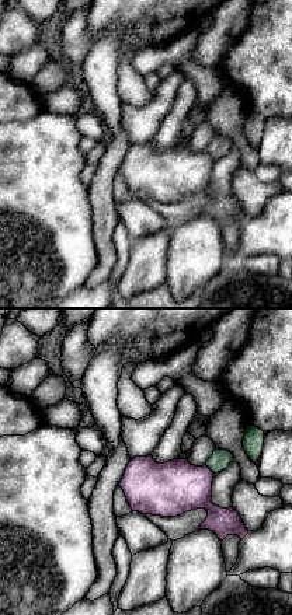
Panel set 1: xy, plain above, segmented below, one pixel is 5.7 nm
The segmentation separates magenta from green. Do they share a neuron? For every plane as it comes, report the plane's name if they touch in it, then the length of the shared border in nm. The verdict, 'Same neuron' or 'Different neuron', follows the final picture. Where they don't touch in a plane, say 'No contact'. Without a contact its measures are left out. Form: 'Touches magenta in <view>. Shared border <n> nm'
Touches magenta in xy. Shared border 80 nm

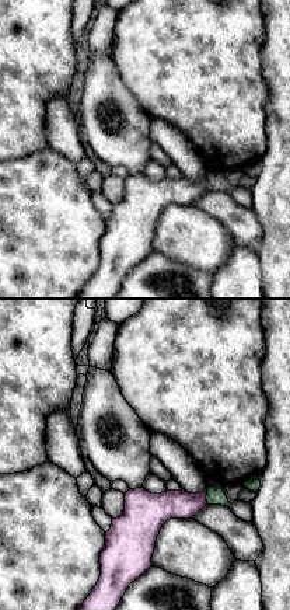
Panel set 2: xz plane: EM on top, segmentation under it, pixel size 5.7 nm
Touches magenta in xz. Shared border 90 nm

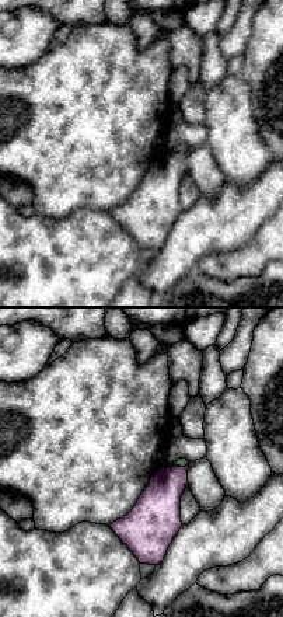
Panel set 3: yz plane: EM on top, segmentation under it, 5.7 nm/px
Touches magenta in yz. Shared border 80 nm

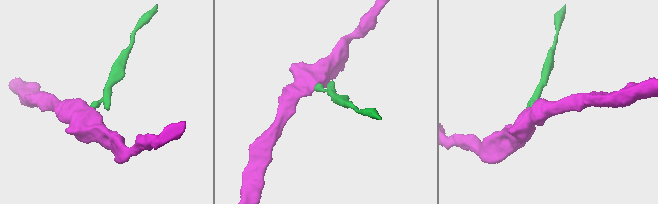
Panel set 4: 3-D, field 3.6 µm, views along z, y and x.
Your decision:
Different neuron

